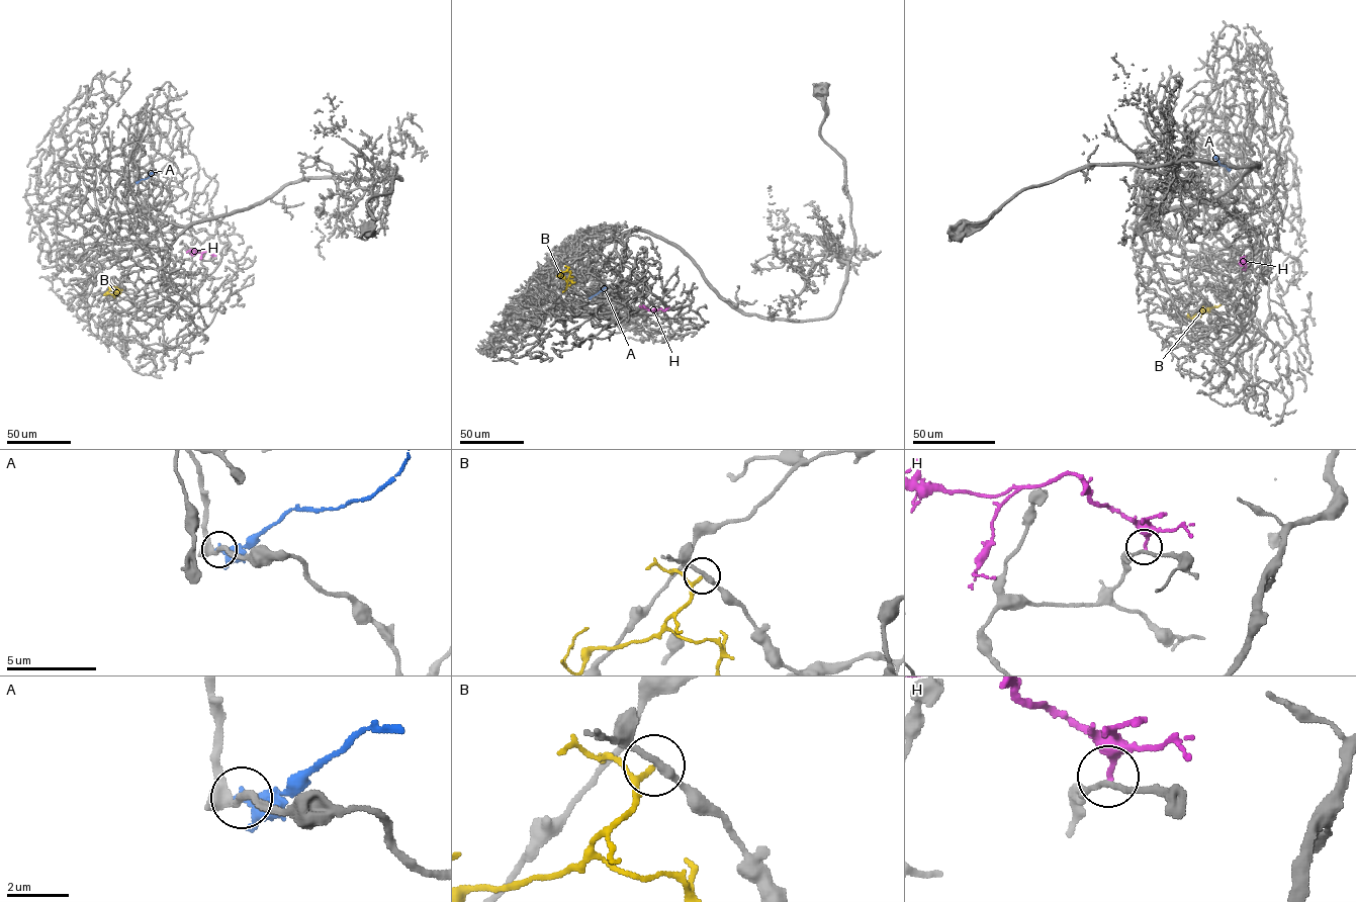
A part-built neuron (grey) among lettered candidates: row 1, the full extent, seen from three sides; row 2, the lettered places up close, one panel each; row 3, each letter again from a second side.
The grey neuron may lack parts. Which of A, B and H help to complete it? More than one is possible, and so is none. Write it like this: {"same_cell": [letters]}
{"same_cell": []}

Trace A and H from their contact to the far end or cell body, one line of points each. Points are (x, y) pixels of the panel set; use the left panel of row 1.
A: (136, 182), (153, 173)
H: (212, 256), (207, 251), (186, 252)

